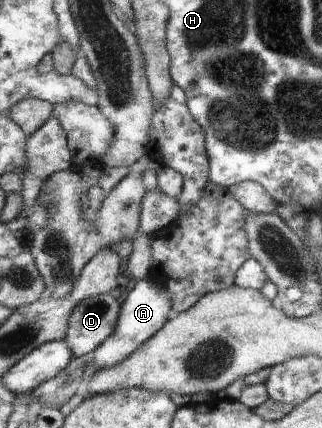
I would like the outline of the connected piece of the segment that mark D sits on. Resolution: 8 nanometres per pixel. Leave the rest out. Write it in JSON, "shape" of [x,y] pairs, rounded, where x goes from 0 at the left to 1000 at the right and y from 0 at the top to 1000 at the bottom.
{"shape":[[[354,685],[311,687],[245,703],[217,729],[202,785],[196,787],[202,804],[220,820],[224,836],[267,832],[283,820],[292,820],[298,811],[311,808],[314,801],[348,778],[348,773],[360,769],[373,724],[376,710],[360,701],[360,687]]]}

